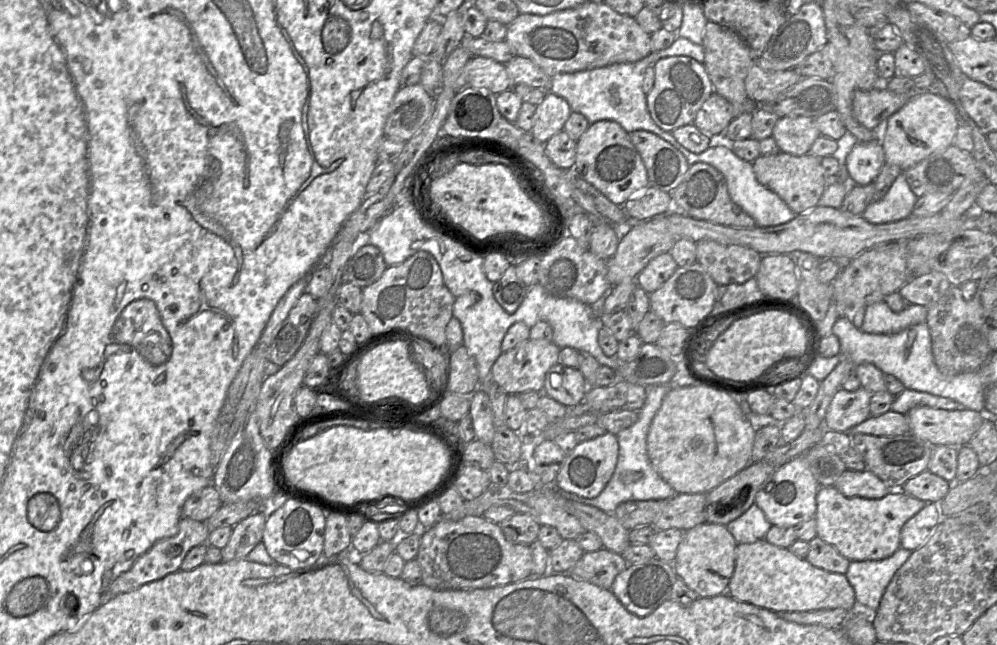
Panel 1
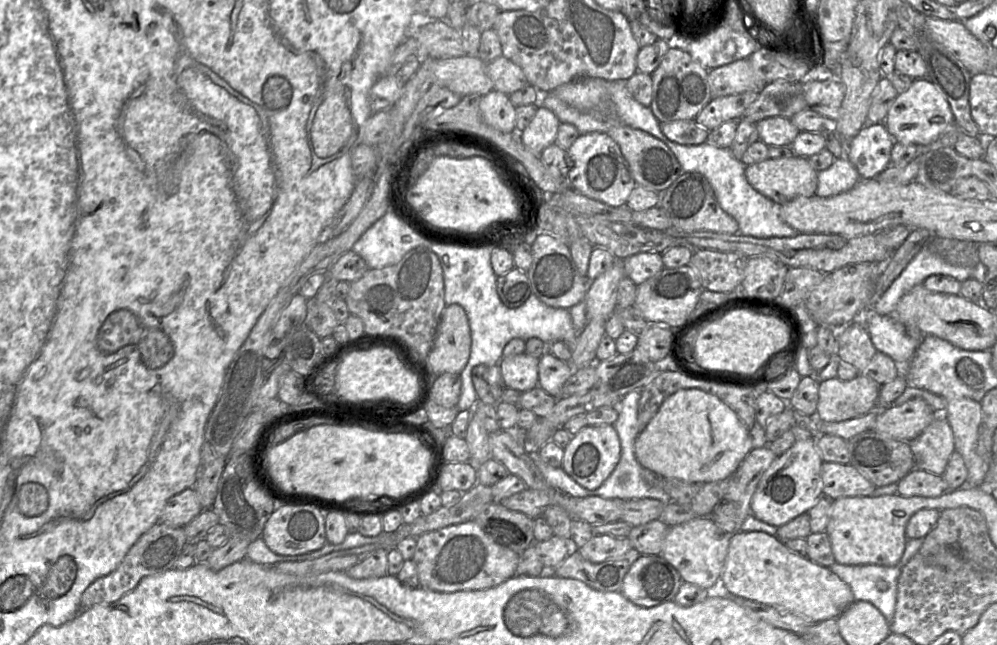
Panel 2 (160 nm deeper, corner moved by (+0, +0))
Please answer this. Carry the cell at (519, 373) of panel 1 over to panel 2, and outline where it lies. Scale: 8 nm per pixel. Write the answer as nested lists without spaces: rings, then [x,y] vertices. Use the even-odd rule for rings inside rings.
[[[525,352],[502,357],[499,367],[504,386],[521,393],[537,387],[539,385],[539,359]]]

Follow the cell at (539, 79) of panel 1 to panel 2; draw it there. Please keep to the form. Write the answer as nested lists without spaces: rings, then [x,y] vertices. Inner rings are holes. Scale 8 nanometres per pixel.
[[[503,55],[487,63],[486,71],[494,90],[507,95],[529,84],[522,69]]]

